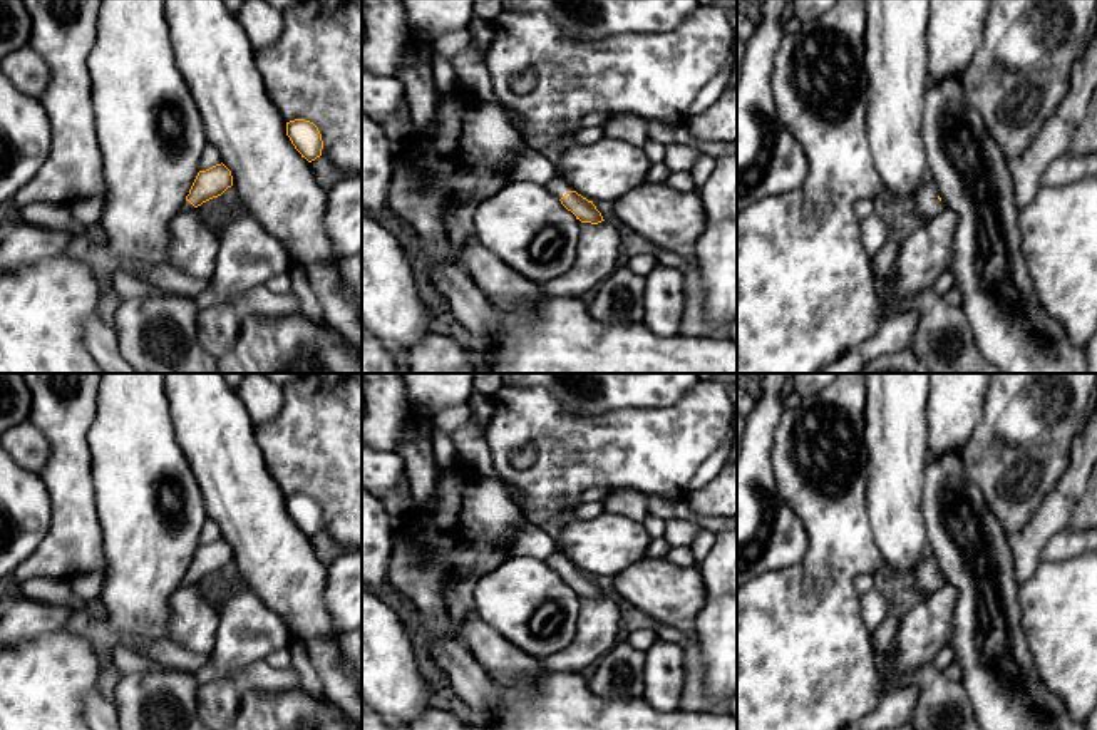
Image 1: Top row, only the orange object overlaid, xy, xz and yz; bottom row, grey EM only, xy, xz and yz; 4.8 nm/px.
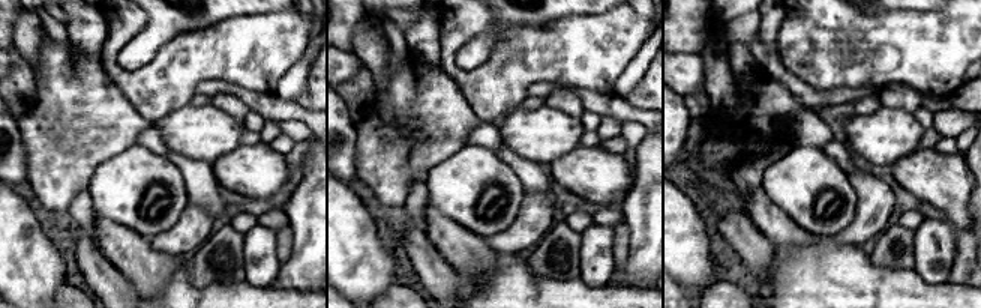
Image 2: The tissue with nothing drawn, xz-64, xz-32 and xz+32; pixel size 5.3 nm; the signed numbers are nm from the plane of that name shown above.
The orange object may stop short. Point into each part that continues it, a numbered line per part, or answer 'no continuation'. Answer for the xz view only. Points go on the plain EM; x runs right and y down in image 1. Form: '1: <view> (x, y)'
1: xz (556, 561)

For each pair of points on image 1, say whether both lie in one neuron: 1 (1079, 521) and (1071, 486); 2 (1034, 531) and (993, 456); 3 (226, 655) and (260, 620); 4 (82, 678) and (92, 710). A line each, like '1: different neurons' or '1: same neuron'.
1: different neurons
2: different neurons
3: same neuron
4: different neurons

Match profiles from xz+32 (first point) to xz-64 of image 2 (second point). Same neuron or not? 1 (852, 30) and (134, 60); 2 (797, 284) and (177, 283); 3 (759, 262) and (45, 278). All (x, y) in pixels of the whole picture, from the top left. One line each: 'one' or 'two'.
1: two
2: one
3: two

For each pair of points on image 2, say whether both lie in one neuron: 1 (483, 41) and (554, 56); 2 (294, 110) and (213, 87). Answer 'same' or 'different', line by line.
1: different
2: same

